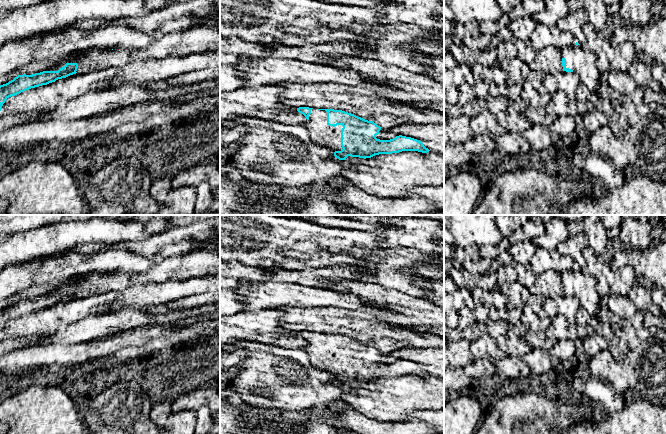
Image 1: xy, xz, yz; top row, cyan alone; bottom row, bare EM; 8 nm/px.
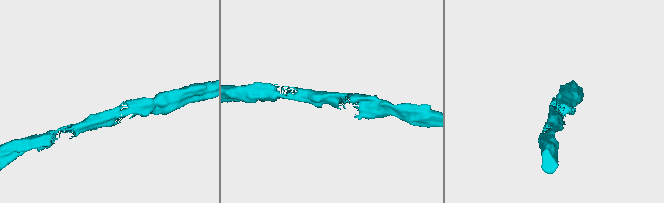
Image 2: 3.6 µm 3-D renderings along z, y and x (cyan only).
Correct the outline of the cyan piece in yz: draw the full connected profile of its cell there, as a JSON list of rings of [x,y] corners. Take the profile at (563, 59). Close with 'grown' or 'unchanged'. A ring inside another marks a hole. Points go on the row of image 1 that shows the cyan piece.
[[[577,42],[573,47],[563,47],[561,54],[563,71],[577,73],[580,82],[584,83],[590,91],[596,92],[601,78],[595,65],[596,55]]]; grown

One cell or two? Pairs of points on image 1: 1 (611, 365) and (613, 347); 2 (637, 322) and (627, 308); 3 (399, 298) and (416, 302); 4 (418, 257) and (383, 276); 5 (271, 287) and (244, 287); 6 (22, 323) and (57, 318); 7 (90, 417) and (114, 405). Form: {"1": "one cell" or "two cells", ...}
{"1": "two cells", "2": "one cell", "3": "one cell", "4": "one cell", "5": "one cell", "6": "one cell", "7": "one cell"}

